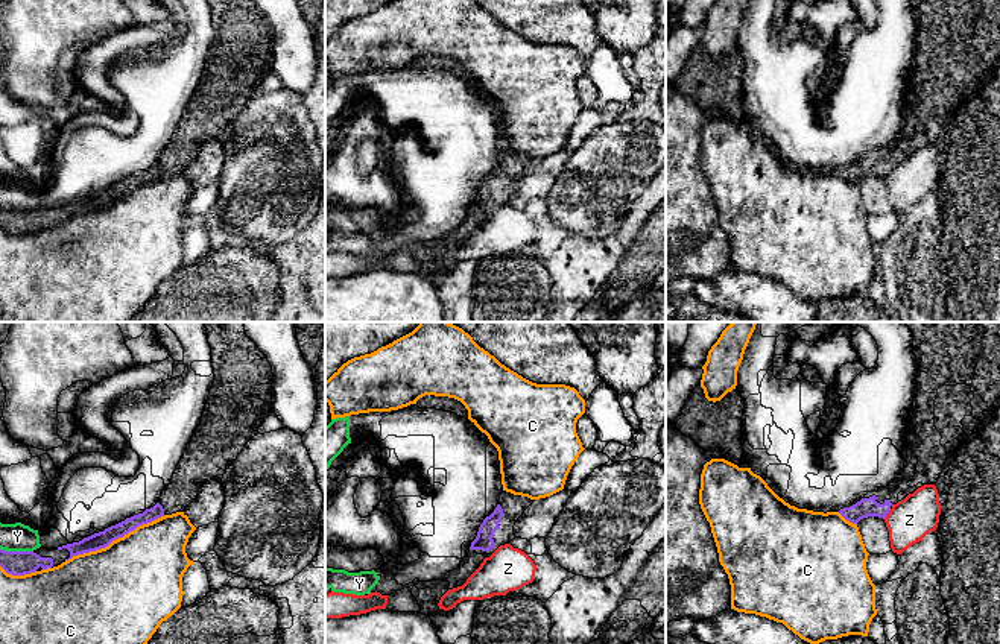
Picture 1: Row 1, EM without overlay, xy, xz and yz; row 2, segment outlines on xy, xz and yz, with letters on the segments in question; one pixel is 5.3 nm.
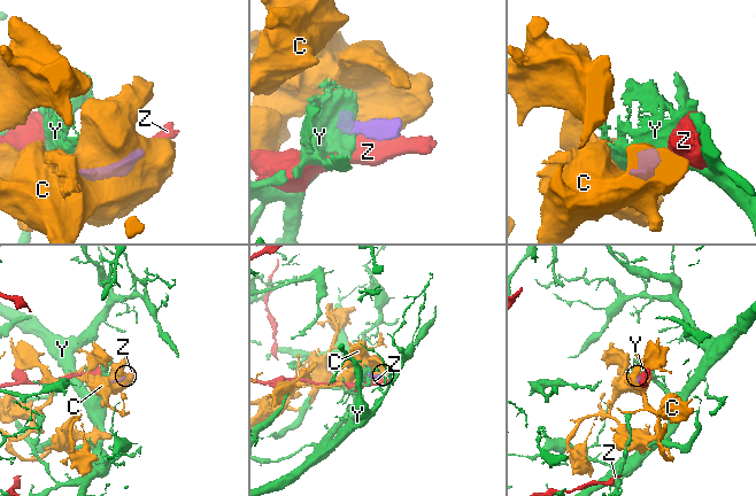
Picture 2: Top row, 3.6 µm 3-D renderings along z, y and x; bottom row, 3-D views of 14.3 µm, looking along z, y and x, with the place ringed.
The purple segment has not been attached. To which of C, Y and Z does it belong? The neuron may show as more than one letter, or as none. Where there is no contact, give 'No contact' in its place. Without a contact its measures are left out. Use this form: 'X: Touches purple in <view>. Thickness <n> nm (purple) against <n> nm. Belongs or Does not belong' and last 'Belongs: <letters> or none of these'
C: Touches purple in xy. Thickness 90 nm (purple) against 480 nm. Does not belong
Y: Touches purple in xy. Thickness 130 nm (purple) against 150 nm. Does not belong
Z: Touches purple in yz. Thickness 100 nm (purple) against 220 nm. Does not belong
Belongs: none of these

